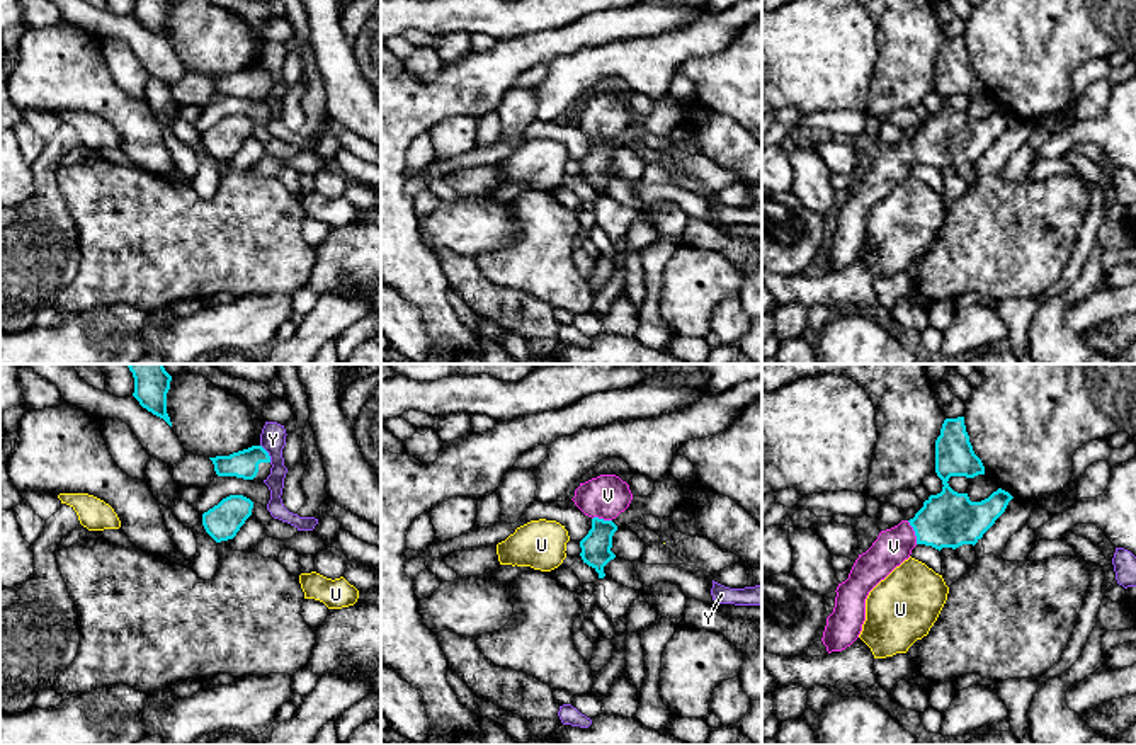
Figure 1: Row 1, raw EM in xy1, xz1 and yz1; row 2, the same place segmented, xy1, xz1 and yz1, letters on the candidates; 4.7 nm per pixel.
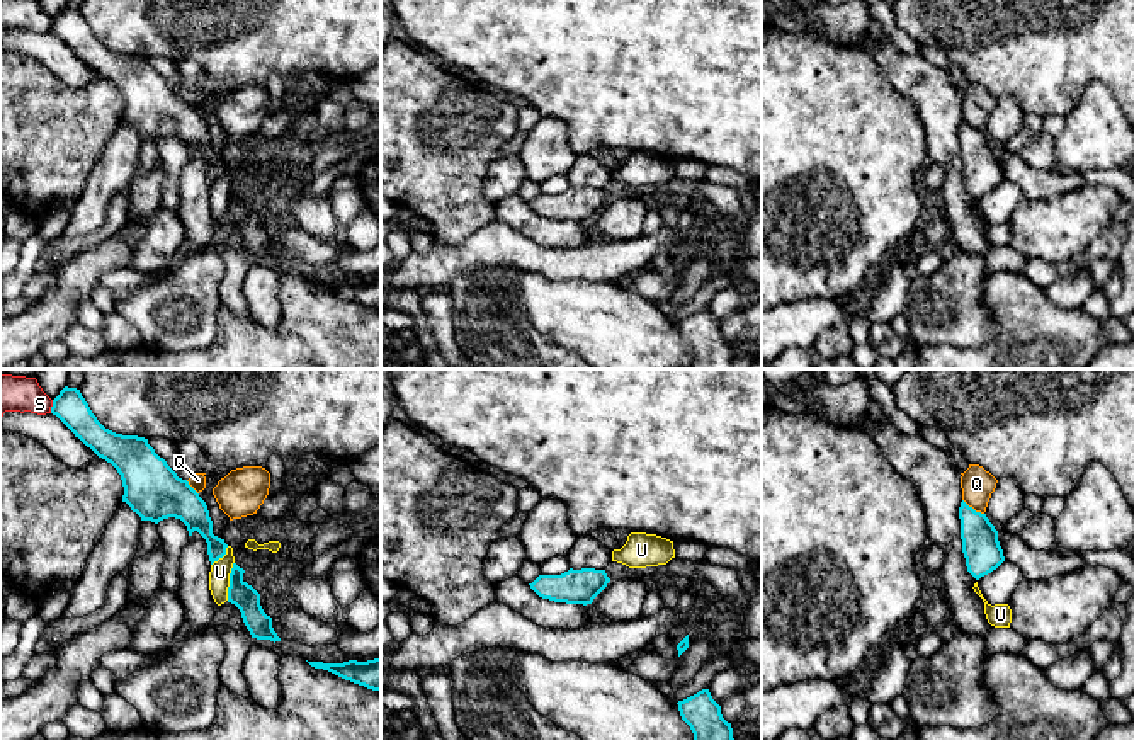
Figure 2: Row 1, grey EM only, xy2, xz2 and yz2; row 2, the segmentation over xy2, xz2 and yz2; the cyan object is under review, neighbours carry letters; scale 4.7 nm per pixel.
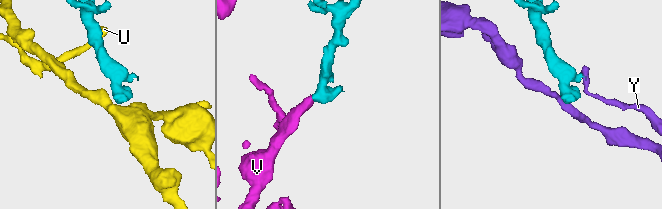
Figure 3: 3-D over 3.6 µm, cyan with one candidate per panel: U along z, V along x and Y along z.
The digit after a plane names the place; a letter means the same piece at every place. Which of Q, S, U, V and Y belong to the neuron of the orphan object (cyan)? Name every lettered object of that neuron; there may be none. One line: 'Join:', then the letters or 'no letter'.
Join: V

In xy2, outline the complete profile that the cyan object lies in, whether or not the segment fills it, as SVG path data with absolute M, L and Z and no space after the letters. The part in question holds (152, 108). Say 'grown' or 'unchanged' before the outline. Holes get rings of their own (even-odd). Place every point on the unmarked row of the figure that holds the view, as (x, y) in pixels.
unchanged | M65 5L53 19L51 32L117 88L124 105L122 121L141 139L158 143L168 136L180 138L189 155L197 150L206 158L211 184L226 174L228 163L213 153L206 121L155 71L148 58L105 48L77 7Z

